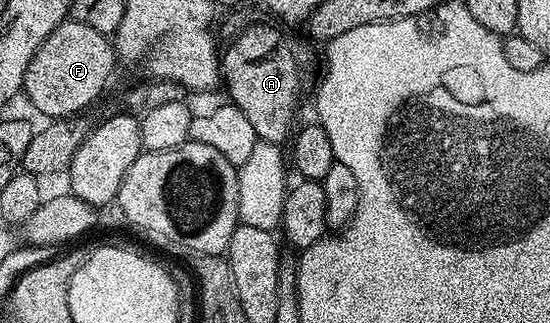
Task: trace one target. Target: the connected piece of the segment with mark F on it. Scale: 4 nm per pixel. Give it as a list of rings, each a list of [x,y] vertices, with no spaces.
[[[66,19],[62,25],[55,27],[55,31],[51,31],[51,35],[47,35],[39,51],[35,51],[25,72],[23,93],[24,96],[29,96],[30,103],[47,117],[45,119],[72,118],[75,115],[73,113],[83,112],[102,93],[116,65],[116,50],[106,34],[95,31],[95,27],[87,27],[87,23]]]

